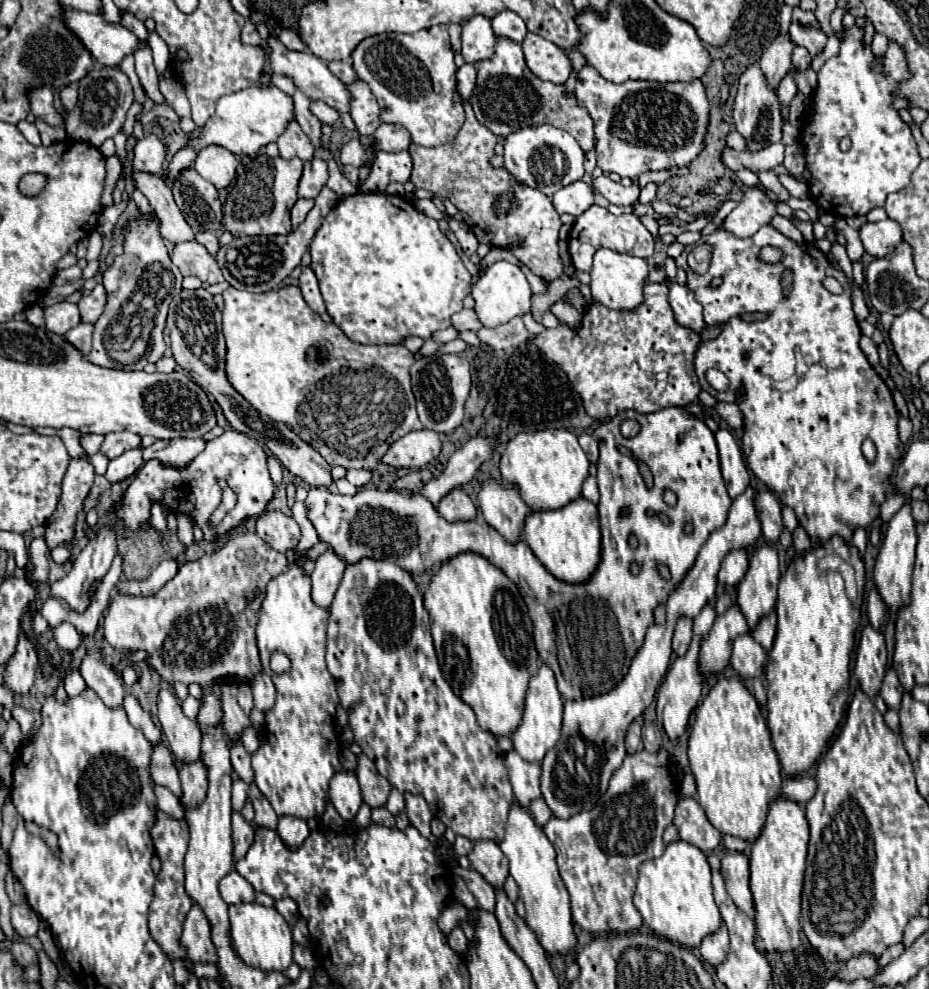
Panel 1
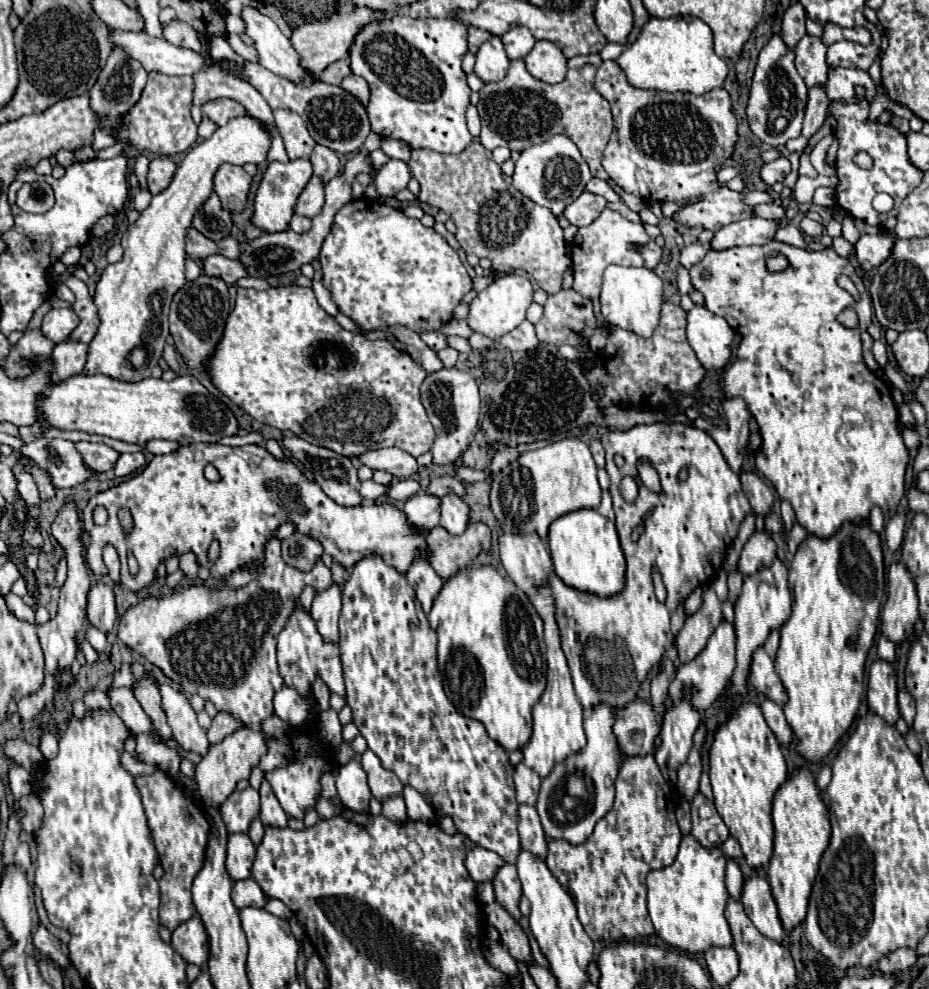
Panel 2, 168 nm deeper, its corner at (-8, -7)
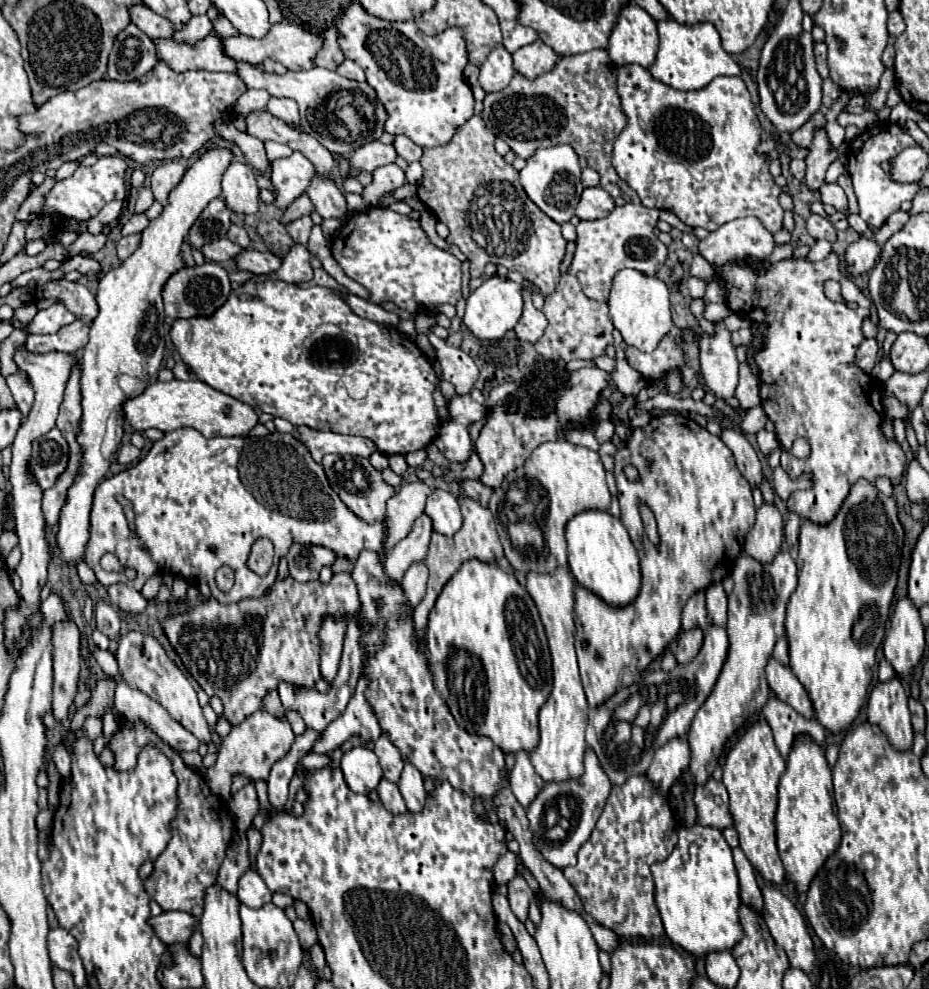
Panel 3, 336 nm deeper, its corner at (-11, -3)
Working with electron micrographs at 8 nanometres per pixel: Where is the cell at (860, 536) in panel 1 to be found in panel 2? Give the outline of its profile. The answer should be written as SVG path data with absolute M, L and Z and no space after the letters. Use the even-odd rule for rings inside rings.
M874 506L870 512L870 528L876 533L881 533L884 528L884 515L878 506Z

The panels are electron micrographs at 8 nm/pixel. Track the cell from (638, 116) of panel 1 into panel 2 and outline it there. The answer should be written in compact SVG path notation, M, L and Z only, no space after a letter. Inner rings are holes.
M614 60L602 62L594 78L594 88L610 102L614 116L614 134L604 150L602 166L624 192L646 198L646 202L682 202L702 194L698 204L682 208L674 218L686 226L702 226L712 232L752 216L740 192L720 188L716 182L716 172L730 158L738 138L732 102L724 88L714 88L704 96L640 90L626 82L624 72Z

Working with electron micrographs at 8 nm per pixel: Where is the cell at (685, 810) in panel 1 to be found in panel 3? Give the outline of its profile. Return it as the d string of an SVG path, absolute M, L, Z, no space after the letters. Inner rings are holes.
M709 780L709 784L699 786L695 790L695 806L697 806L697 822L703 826L711 826L717 830L733 826L733 818L729 812L728 792L721 781Z

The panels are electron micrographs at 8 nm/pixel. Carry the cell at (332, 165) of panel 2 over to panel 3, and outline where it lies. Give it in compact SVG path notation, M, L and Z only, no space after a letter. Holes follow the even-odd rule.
M315 176L311 180L311 186L307 188L307 196L311 198L311 202L321 218L343 218L347 212L345 196L331 178L323 180L323 178Z

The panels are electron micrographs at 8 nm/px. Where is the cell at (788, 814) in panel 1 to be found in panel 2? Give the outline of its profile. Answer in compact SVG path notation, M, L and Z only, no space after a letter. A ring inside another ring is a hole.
M800 768L788 778L774 796L772 806L774 820L774 854L766 866L770 890L778 906L778 916L784 930L794 930L806 918L808 896L818 874L818 862L830 840L828 810L820 798L820 790L814 784L814 776Z

